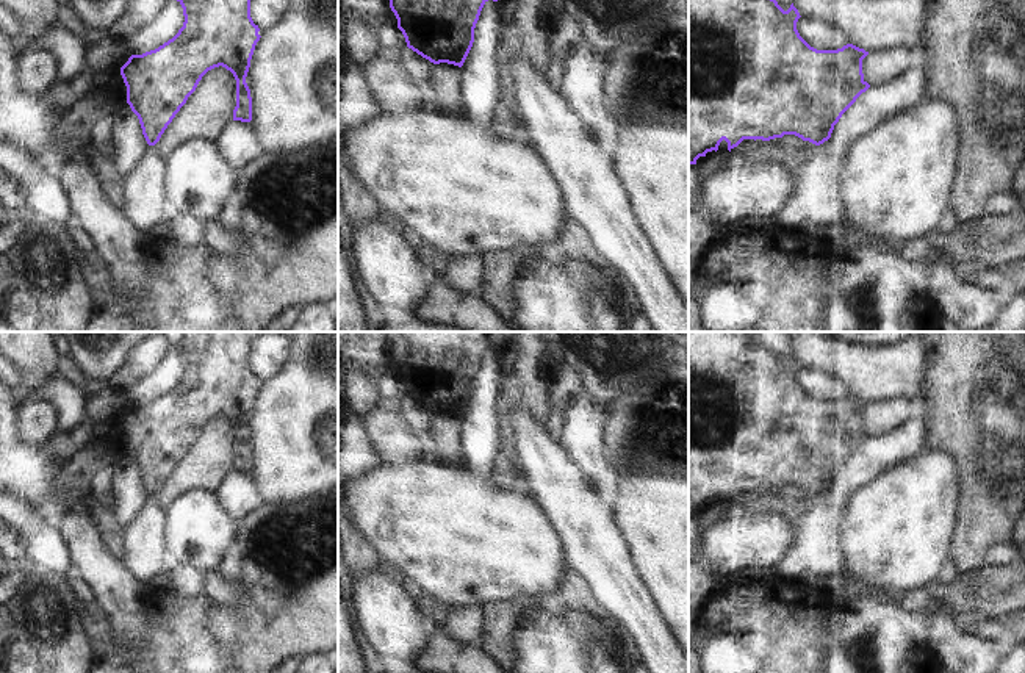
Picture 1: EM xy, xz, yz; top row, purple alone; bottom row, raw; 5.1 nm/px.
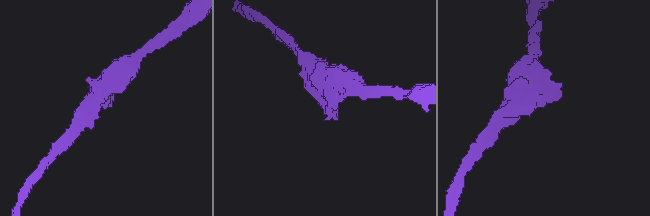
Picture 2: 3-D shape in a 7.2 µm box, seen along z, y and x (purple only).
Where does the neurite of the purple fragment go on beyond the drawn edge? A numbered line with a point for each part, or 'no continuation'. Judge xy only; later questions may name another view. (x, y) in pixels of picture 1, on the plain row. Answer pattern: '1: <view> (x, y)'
no continuation

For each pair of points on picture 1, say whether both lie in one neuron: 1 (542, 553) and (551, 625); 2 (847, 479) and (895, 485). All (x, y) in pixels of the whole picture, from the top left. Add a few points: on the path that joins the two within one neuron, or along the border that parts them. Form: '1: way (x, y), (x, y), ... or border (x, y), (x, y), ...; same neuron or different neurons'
1: border (567, 572), (554, 589), (510, 601); different neurons
2: border (900, 462), (861, 485), (844, 509); different neurons

